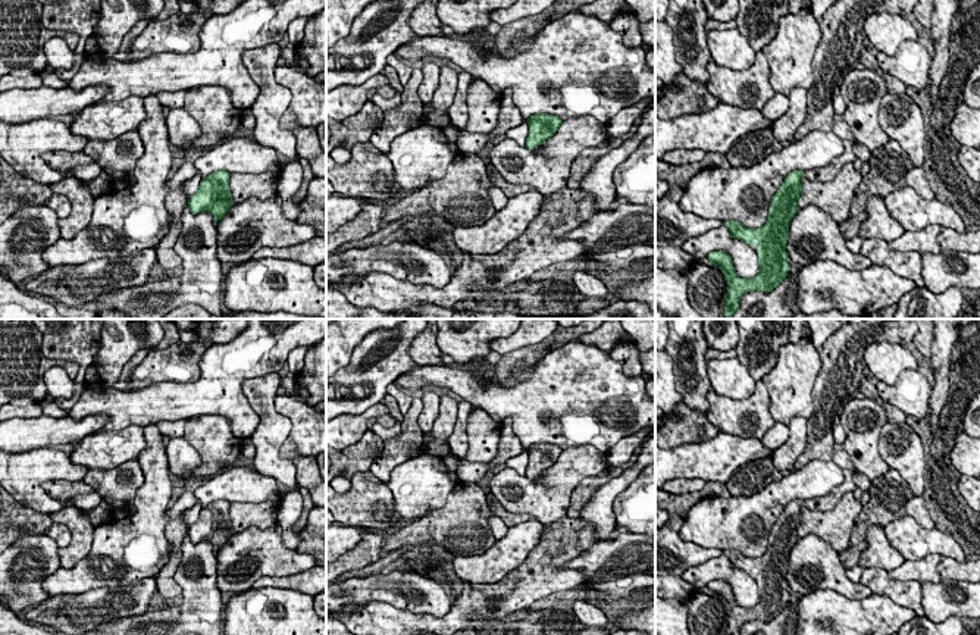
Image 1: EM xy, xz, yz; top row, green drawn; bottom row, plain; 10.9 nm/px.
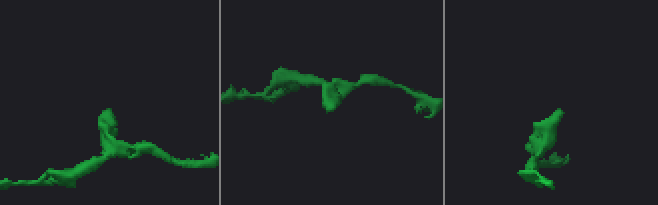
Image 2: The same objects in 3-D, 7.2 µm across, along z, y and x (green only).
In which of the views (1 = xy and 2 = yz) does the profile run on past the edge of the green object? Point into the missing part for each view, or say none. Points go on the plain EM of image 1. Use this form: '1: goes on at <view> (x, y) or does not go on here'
1: does not go on here
2: goes on at yz (826, 503)

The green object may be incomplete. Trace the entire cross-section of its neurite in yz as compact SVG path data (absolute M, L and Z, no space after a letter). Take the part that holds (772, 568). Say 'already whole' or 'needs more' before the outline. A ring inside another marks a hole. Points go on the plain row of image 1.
needs more | M843 469L845 481L823 497L793 500L780 513L770 532L768 547L761 557L746 557L738 550L726 551L730 564L746 573L755 573L760 600L751 607L741 607L733 589L726 581L711 581L708 589L721 598L727 609L726 635L739 635L741 628L751 620L770 622L777 617L790 600L786 573L792 547L798 542L798 528L802 523L801 509L830 512L849 492L857 491L854 472Z

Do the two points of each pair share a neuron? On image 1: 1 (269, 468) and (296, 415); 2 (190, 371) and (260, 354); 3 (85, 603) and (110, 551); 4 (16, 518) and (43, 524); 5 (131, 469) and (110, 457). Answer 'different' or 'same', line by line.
1: different
2: different
3: different
4: same
5: different

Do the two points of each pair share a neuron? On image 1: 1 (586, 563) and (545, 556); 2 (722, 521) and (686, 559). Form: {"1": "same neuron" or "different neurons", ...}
{"1": "different neurons", "2": "different neurons"}

